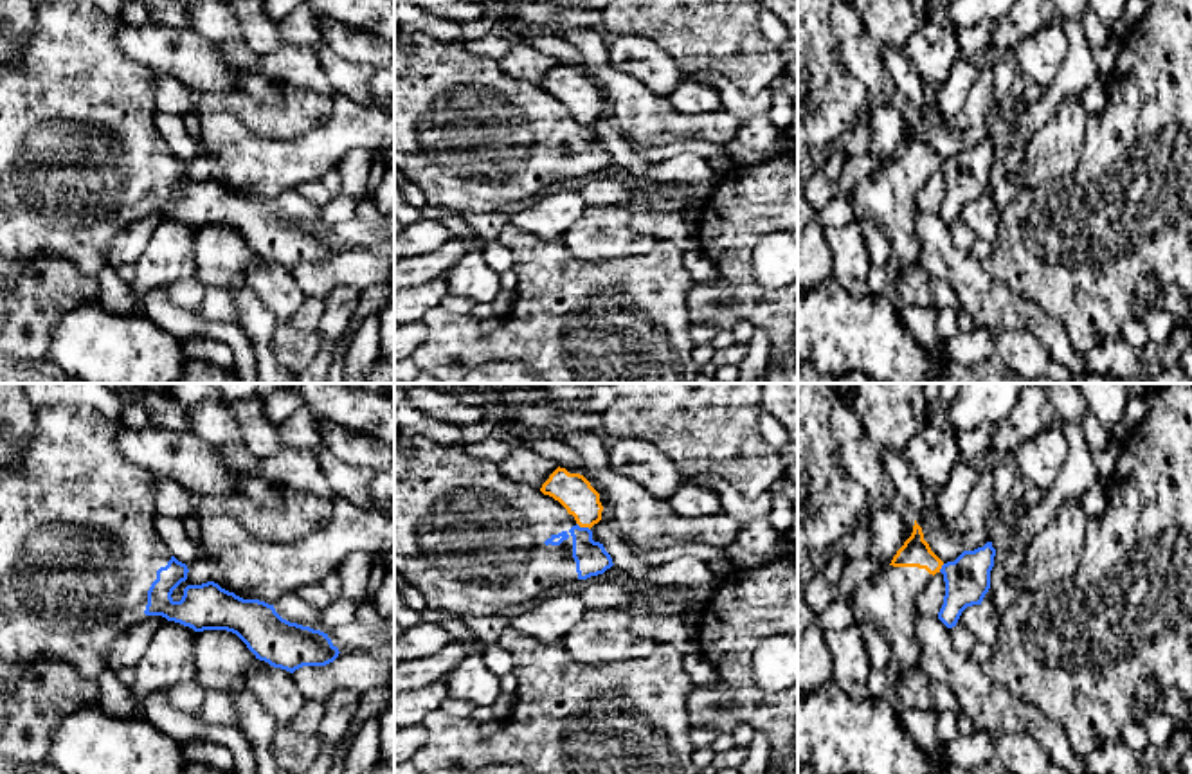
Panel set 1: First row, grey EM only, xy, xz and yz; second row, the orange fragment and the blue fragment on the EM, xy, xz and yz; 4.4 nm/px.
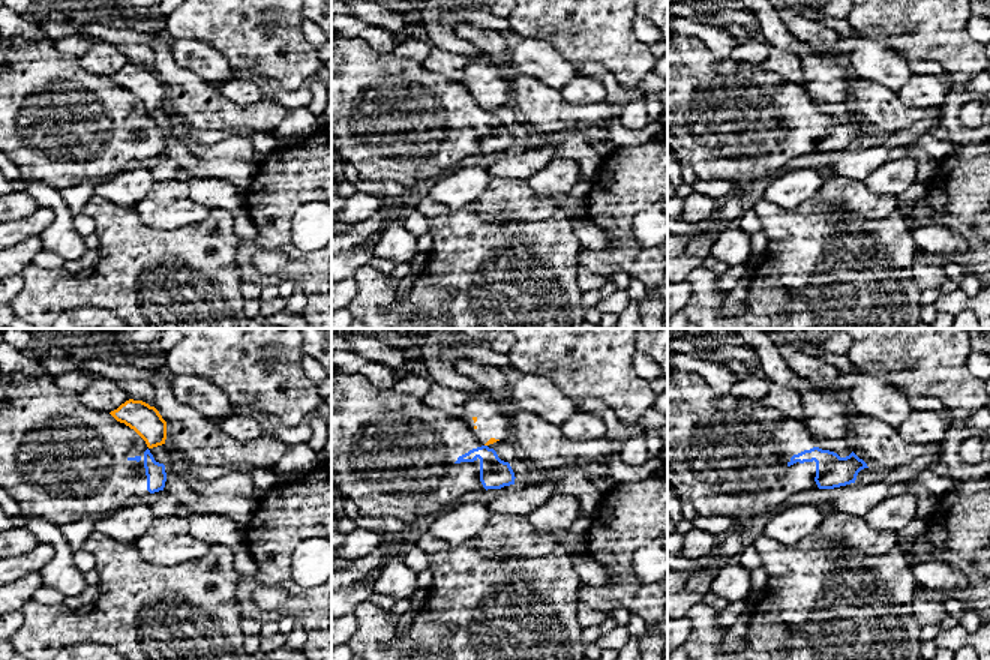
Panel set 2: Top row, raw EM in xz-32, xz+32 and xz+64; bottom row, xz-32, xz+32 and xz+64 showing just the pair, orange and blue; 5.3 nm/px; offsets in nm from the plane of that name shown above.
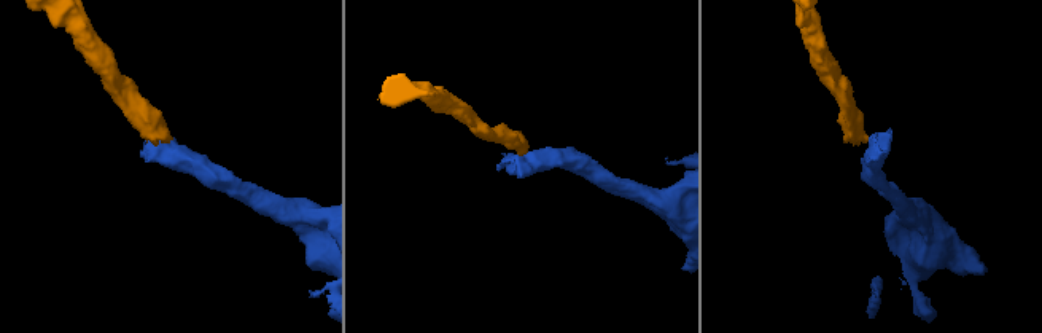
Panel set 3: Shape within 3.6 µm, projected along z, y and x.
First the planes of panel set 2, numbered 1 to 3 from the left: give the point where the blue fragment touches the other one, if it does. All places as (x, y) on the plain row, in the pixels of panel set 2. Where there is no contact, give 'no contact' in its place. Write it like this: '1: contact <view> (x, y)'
1: no contact
2: no contact
3: no contact

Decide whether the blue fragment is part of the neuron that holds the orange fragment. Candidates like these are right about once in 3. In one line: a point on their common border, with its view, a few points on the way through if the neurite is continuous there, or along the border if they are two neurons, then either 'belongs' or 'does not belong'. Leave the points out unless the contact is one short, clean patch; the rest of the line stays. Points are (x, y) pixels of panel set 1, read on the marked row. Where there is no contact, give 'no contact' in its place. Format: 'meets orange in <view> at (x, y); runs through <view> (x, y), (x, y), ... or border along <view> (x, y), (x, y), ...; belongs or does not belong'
meets orange in xz at (584, 526); border along xz (577, 522), (589, 530); does not belong

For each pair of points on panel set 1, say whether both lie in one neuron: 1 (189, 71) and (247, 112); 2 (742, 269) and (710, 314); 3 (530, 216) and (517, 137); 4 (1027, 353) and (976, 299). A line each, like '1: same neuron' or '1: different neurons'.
1: different neurons
2: same neuron
3: different neurons
4: different neurons

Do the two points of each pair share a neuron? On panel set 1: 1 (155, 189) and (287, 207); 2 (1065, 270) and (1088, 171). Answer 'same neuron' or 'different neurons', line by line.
1: different neurons
2: same neuron

